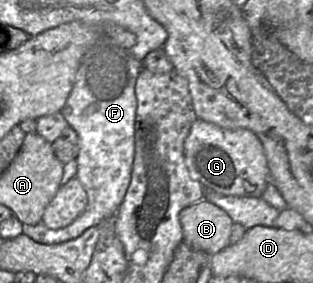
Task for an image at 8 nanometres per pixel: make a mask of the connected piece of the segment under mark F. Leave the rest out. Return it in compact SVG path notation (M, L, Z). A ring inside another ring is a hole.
M98 42L84 55L77 70L72 90L60 111L68 124L76 131L79 140L79 152L76 159L70 160L63 165L61 184L77 176L87 193L87 206L66 227L50 229L42 222L37 224L24 224L22 234L39 243L62 243L80 236L86 229L97 226L104 219L116 215L131 180L135 152L134 139L137 108L135 84L142 68L142 61L134 58L127 49L112 42Z

